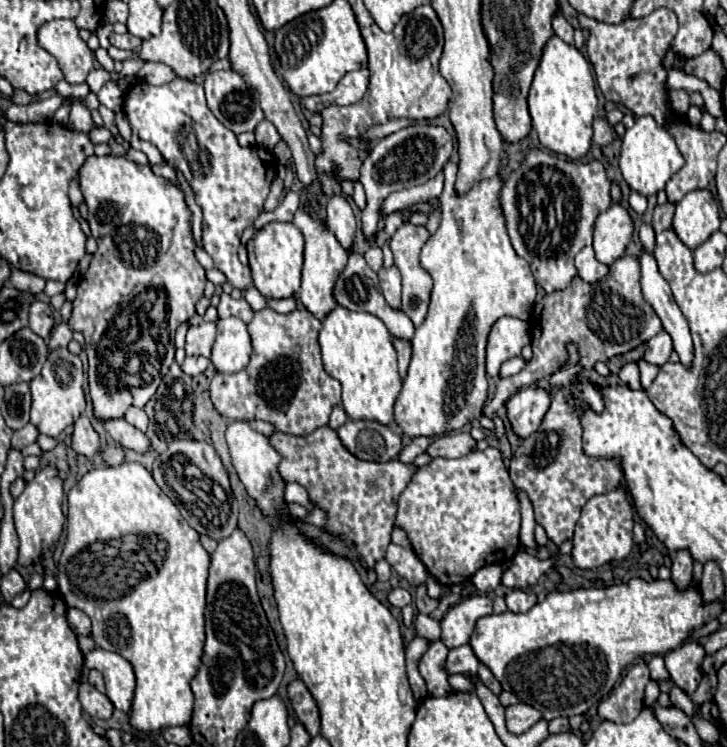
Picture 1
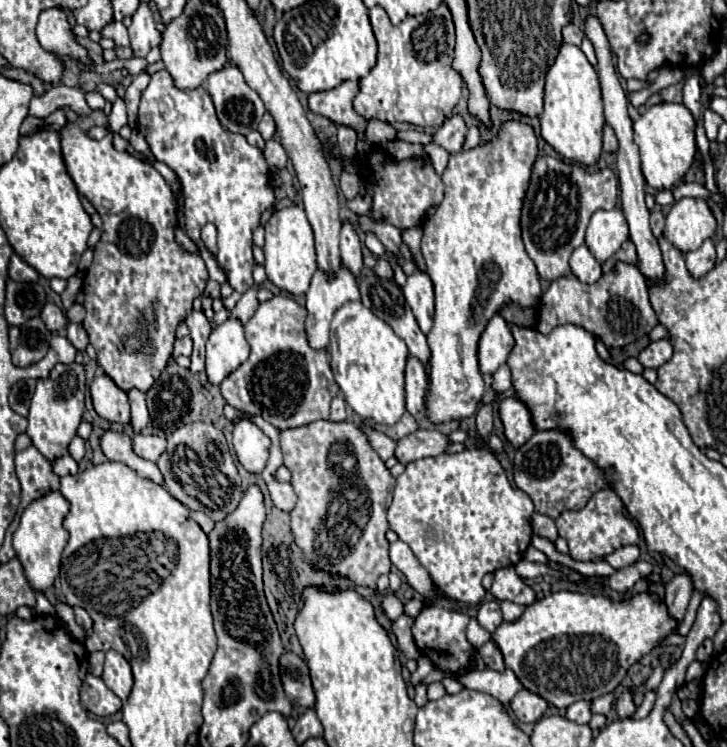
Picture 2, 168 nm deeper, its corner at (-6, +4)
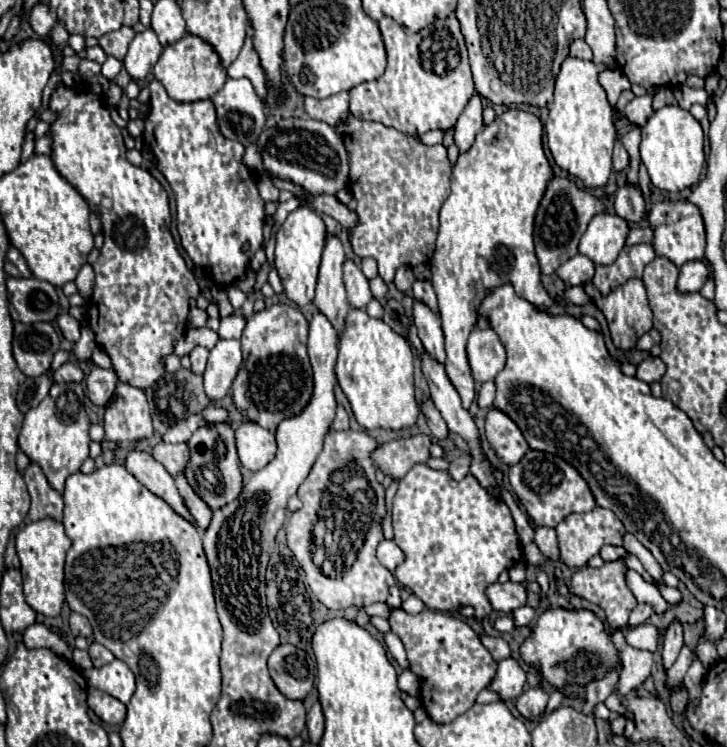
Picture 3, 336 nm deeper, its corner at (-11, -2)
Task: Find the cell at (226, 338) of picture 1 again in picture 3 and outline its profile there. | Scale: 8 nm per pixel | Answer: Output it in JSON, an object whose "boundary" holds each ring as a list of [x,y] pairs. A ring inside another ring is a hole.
{"boundary":[[[218,340],[210,350],[204,372],[204,390],[210,400],[224,398],[242,366],[240,340]]]}

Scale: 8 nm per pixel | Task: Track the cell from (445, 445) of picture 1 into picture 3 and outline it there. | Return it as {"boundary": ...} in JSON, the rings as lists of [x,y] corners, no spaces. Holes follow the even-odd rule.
{"boundary":[[[426,434],[390,440],[372,452],[372,460],[384,474],[402,478],[414,464],[426,462],[430,458],[430,444],[432,442]]]}

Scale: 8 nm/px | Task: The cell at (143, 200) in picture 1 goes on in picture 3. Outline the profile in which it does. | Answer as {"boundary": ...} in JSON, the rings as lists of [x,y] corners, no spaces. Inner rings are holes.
{"boundary":[[[62,84],[54,90],[50,108],[58,112],[58,120],[50,126],[54,138],[54,166],[82,194],[91,211],[98,214],[104,232],[104,246],[94,264],[96,284],[88,304],[90,328],[96,342],[110,356],[120,382],[146,390],[164,374],[164,358],[174,352],[174,344],[180,338],[178,328],[186,328],[188,324],[188,302],[190,298],[200,296],[198,278],[178,254],[178,246],[172,238],[172,218],[166,190],[148,170],[136,168],[126,160],[126,146],[120,128],[112,122],[104,106],[104,98],[82,88],[66,88]]]}

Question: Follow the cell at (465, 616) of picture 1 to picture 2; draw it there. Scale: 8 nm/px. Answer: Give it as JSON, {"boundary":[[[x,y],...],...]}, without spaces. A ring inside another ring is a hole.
{"boundary":[[[491,600],[491,602],[481,602],[481,604],[477,606],[477,622],[479,622],[485,630],[495,632],[495,628],[503,622],[499,602],[495,602],[495,600]]]}

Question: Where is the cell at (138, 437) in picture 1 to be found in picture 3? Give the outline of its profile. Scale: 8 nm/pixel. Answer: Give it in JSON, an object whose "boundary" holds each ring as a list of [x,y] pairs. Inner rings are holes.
{"boundary":[[[94,366],[92,372],[86,376],[86,384],[88,384],[88,398],[92,400],[92,404],[106,408],[114,400],[118,376],[114,370]]]}

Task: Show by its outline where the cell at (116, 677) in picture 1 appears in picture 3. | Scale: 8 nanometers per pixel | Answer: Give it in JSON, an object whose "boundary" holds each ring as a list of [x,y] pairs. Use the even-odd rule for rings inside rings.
{"boundary":[[[114,660],[102,668],[90,668],[84,672],[84,678],[88,678],[90,686],[96,686],[104,692],[108,692],[110,696],[118,698],[120,702],[128,704],[136,686],[134,686],[134,674],[132,670],[122,662],[122,660]]]}

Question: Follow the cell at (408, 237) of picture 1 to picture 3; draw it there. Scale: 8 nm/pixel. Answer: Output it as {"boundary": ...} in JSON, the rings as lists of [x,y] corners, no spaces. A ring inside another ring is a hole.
{"boundary":[[[414,300],[412,316],[414,316],[414,324],[418,328],[418,338],[422,340],[424,348],[438,362],[444,362],[446,354],[444,354],[444,336],[442,336],[442,328],[440,328],[440,316],[436,312],[432,312],[432,308],[428,304],[424,304],[422,300]]]}

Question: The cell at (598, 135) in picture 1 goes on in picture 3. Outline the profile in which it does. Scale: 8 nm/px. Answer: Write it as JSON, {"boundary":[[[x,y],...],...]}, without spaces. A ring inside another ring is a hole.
{"boundary":[[[620,140],[614,142],[614,156],[612,156],[612,160],[614,160],[614,170],[624,170],[624,168],[628,166],[628,162],[630,162],[628,152],[626,152],[626,148],[622,146]]]}

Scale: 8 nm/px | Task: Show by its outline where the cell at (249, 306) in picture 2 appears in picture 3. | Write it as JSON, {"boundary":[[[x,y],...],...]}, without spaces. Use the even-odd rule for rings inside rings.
{"boundary":[[[228,316],[220,320],[220,328],[218,328],[218,336],[220,338],[240,338],[242,330],[246,326],[246,316]]]}

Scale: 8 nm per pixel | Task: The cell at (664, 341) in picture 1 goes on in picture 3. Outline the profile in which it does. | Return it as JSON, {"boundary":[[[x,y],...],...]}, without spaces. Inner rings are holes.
{"boundary":[[[646,358],[644,362],[638,364],[638,372],[636,372],[636,378],[652,384],[652,382],[658,382],[666,372],[666,364],[662,362],[662,358]]]}

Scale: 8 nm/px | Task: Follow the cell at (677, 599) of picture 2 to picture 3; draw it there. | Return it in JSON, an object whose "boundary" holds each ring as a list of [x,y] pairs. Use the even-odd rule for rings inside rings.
{"boundary":[[[672,620],[666,628],[664,648],[662,648],[662,664],[664,664],[666,670],[674,664],[682,644],[684,644],[684,624],[678,622],[678,620]]]}

